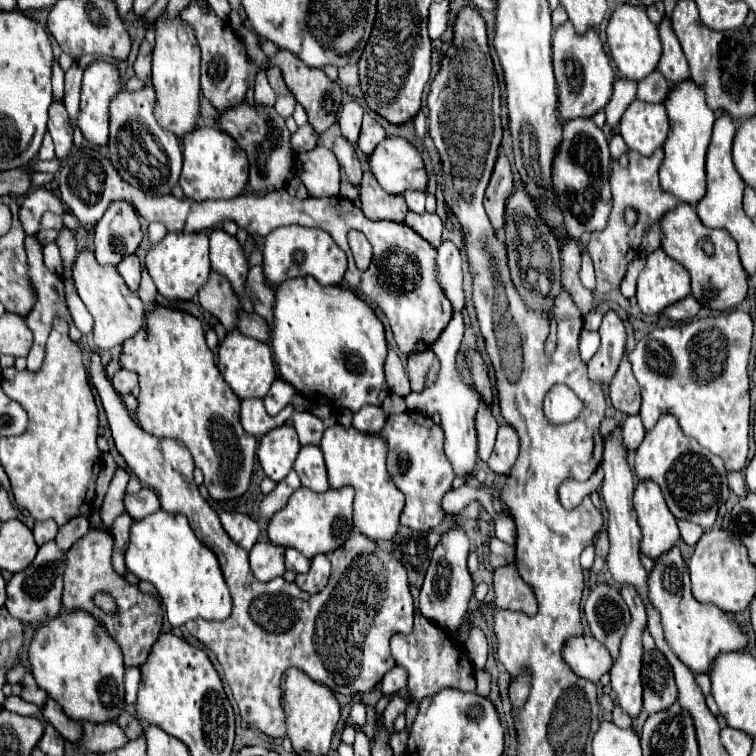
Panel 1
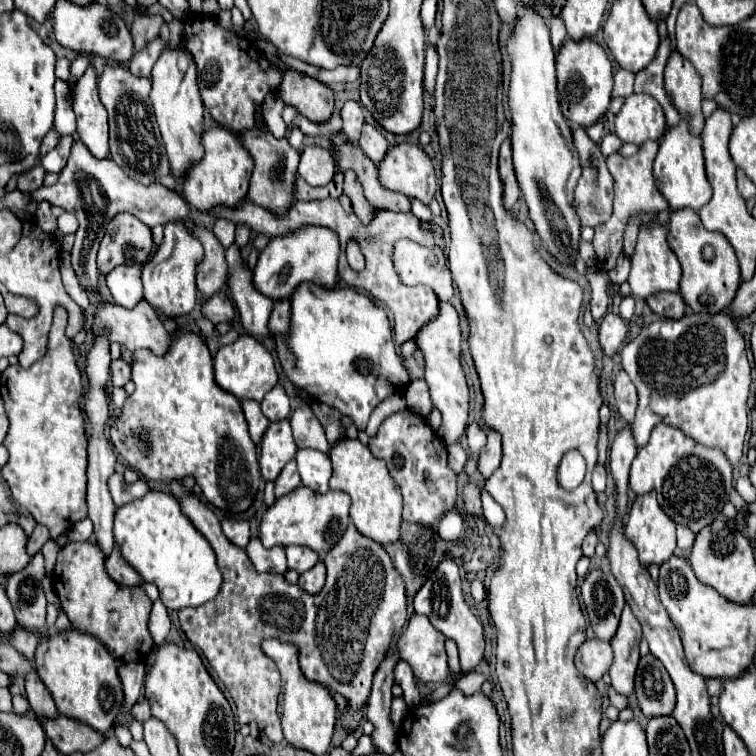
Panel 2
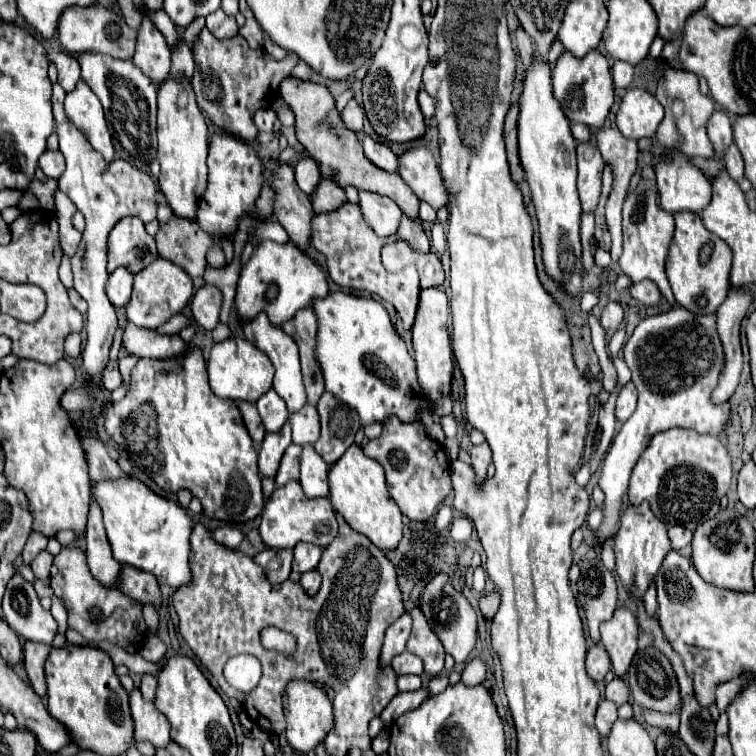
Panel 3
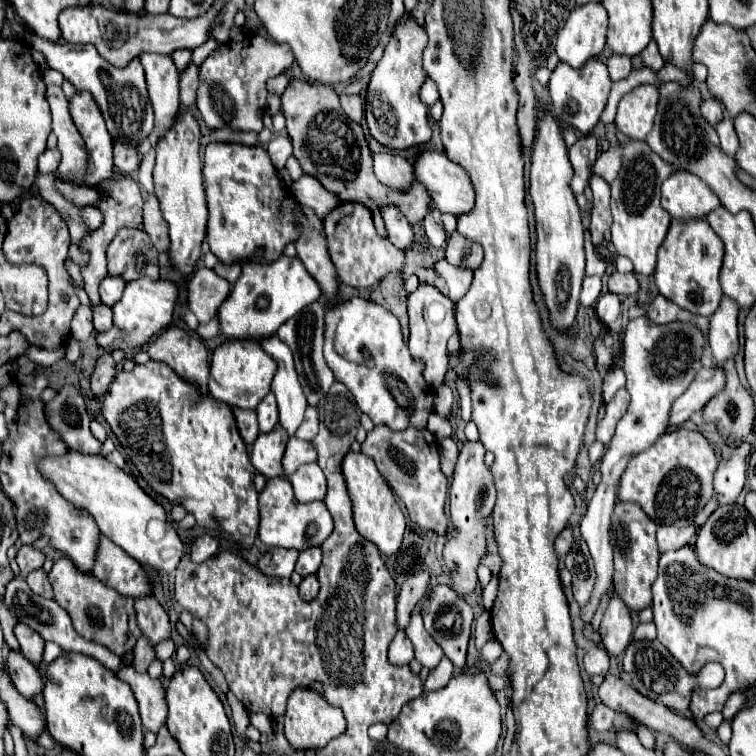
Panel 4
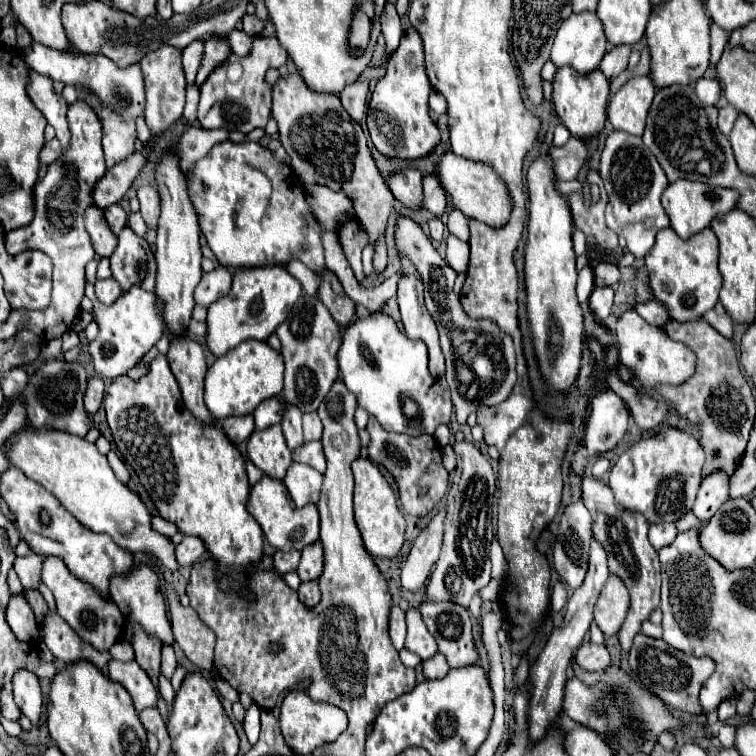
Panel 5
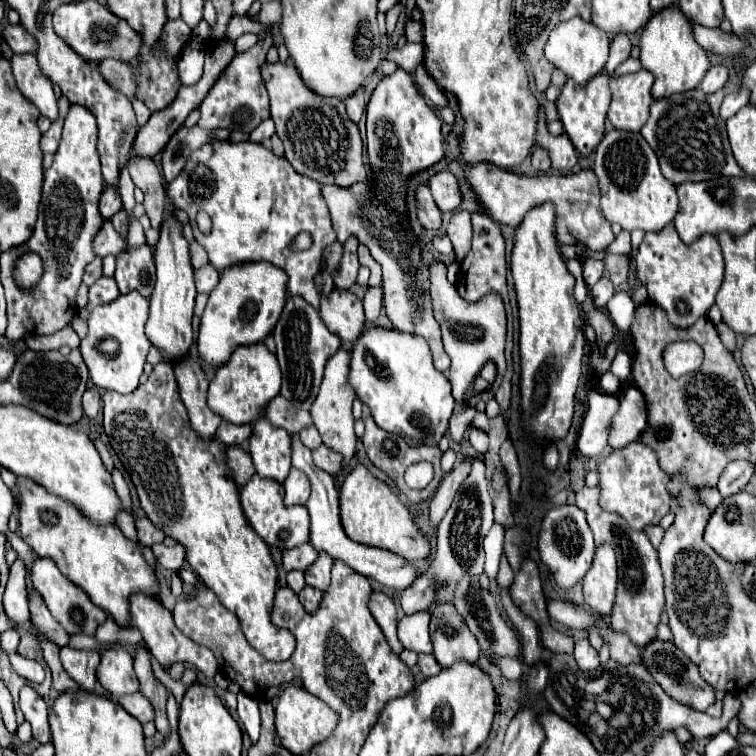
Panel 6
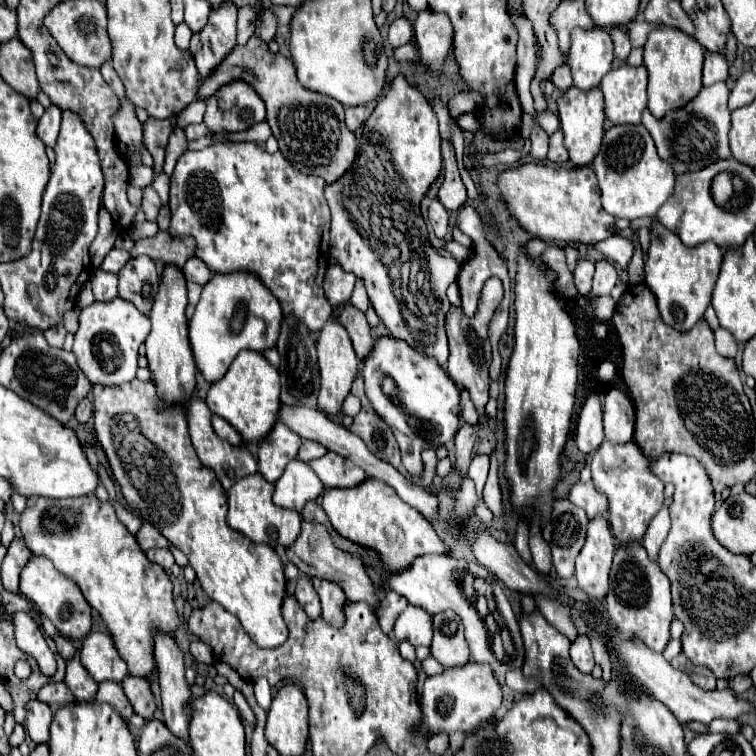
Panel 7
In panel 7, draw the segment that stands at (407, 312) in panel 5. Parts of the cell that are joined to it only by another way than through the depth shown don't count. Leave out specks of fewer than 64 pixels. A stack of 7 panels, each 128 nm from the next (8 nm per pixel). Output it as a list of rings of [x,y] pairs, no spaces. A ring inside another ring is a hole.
[[[396,76],[390,90],[378,100],[378,106],[364,124],[362,138],[358,142],[358,156],[352,168],[344,178],[326,186],[326,200],[332,212],[330,256],[344,270],[356,274],[356,278],[364,282],[368,300],[382,324],[390,330],[390,336],[408,342],[412,348],[418,348],[420,344],[414,340],[402,318],[400,302],[392,294],[394,286],[388,276],[388,268],[380,262],[380,254],[388,252],[386,248],[400,248],[400,252],[406,254],[424,250],[434,294],[446,296],[446,288],[454,282],[458,272],[458,264],[452,258],[440,256],[432,248],[428,228],[420,212],[420,202],[432,182],[440,176],[440,168],[438,120],[424,94],[410,86],[404,76]],[[442,324],[438,326],[434,344],[432,344],[432,346],[424,346],[422,350],[424,350],[426,354],[430,354],[432,358],[436,358],[438,364],[446,364],[446,360],[448,360],[448,342],[446,342],[446,334],[444,334]]]

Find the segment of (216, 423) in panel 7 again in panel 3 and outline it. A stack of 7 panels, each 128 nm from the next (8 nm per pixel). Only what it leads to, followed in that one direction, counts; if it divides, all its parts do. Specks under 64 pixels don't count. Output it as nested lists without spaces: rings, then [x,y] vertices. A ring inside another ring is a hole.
[[[238,402],[238,408],[240,408],[240,414],[242,414],[242,418],[244,418],[246,430],[248,430],[250,438],[252,438],[252,442],[254,442],[254,448],[258,450],[260,444],[262,444],[262,438],[264,438],[264,434],[266,434],[264,424],[262,424],[262,420],[260,420],[260,414],[258,414],[256,406],[254,406],[254,404],[248,404],[248,402]]]

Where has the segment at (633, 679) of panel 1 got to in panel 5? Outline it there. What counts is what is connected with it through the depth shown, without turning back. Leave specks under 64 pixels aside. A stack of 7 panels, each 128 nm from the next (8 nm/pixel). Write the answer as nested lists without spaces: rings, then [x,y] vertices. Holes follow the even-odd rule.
[[[610,574],[594,608],[594,622],[608,638],[616,636],[620,630],[620,624],[628,612],[628,604],[628,590],[624,588],[622,580],[616,574]]]

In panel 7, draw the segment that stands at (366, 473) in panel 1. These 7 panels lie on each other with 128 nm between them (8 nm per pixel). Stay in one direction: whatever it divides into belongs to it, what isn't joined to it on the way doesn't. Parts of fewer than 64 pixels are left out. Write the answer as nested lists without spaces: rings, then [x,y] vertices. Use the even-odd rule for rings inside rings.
[[[366,480],[354,488],[328,488],[322,496],[322,510],[332,528],[362,548],[378,552],[384,570],[400,572],[422,554],[444,554],[448,546],[440,540],[434,526],[410,504],[398,498],[392,486],[380,480]]]

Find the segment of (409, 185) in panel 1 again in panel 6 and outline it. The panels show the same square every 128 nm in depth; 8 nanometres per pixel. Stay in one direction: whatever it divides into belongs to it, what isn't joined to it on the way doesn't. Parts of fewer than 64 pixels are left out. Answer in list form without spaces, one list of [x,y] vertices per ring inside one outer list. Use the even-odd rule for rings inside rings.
[[[478,162],[466,166],[466,178],[472,184],[482,210],[500,224],[506,226],[520,226],[526,212],[534,206],[544,202],[552,202],[556,206],[556,222],[554,222],[554,236],[560,244],[582,244],[588,250],[606,250],[614,240],[612,226],[604,218],[600,210],[600,190],[598,180],[592,170],[580,170],[566,176],[548,176],[548,174],[516,174],[506,168]]]

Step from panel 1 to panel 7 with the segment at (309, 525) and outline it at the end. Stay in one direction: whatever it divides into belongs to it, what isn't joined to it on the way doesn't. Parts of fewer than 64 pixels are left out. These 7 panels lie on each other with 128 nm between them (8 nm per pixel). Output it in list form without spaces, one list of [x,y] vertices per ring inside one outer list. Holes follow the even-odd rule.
[[[258,472],[252,476],[246,476],[242,480],[236,480],[236,484],[226,492],[226,502],[228,502],[226,522],[232,530],[248,536],[254,542],[268,544],[270,548],[288,546],[300,534],[302,516],[298,512],[288,512],[284,508],[276,508],[276,504],[272,502],[272,488],[274,486],[268,480],[264,480]]]

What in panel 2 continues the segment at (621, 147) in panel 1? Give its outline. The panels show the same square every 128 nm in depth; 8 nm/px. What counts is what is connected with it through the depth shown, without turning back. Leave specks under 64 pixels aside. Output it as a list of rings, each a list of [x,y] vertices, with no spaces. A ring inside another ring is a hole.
[[[608,132],[608,134],[602,138],[602,142],[600,142],[600,150],[602,150],[604,156],[610,156],[610,154],[618,152],[622,144],[624,144],[624,142],[622,142],[614,132]]]

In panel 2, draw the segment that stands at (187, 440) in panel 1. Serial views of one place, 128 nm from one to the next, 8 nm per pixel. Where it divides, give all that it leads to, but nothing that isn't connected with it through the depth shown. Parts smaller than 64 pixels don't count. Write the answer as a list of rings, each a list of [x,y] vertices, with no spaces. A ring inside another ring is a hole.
[[[182,330],[166,356],[134,352],[132,382],[136,390],[110,428],[118,454],[148,482],[166,484],[194,476],[212,506],[228,514],[246,512],[260,488],[256,446],[248,436],[240,400],[212,384],[212,354],[206,344]]]

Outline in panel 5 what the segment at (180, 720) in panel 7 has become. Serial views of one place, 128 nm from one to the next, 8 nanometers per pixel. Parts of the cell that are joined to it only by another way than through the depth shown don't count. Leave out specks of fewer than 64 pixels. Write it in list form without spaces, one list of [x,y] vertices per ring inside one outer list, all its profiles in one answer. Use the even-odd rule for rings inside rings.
[[[150,566],[134,568],[126,576],[114,576],[112,578],[112,584],[110,584],[110,594],[112,594],[114,604],[120,608],[120,612],[126,618],[138,622],[140,628],[144,632],[148,632],[148,636],[154,636],[162,644],[168,644],[168,646],[172,646],[176,642],[174,640],[174,634],[172,634],[172,628],[170,628],[168,614],[166,614],[166,602],[164,602],[160,578],[158,578],[158,574]]]

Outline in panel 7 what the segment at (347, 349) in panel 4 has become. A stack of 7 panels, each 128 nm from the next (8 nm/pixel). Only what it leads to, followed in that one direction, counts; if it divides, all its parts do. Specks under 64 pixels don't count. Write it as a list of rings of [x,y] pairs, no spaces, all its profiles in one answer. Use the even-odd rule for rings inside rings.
[[[386,336],[374,344],[372,354],[362,362],[362,376],[368,400],[392,432],[402,436],[400,442],[414,442],[416,438],[422,438],[424,448],[438,448],[456,436],[460,426],[460,390],[446,370],[430,356],[408,348],[402,340]]]

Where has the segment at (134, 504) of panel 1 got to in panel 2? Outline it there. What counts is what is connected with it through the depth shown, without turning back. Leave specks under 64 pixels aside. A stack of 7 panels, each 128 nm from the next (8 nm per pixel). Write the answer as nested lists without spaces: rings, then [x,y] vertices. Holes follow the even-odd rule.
[[[114,472],[114,474],[110,476],[110,480],[108,480],[108,488],[110,488],[110,494],[112,494],[116,506],[126,504],[128,500],[136,500],[136,498],[144,496],[144,492],[150,490],[144,480],[136,480],[134,484],[128,484],[128,482],[124,480],[124,476],[120,476],[120,474],[116,474],[116,472]]]

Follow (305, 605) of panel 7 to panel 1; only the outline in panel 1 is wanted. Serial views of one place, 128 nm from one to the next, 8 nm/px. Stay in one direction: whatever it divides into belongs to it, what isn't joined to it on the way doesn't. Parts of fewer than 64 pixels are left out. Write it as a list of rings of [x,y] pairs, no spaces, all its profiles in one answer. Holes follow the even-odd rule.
[[[320,554],[312,558],[310,570],[306,574],[298,574],[294,582],[298,584],[298,588],[310,594],[310,592],[320,592],[328,584],[328,576],[330,576],[330,560],[326,554]]]

